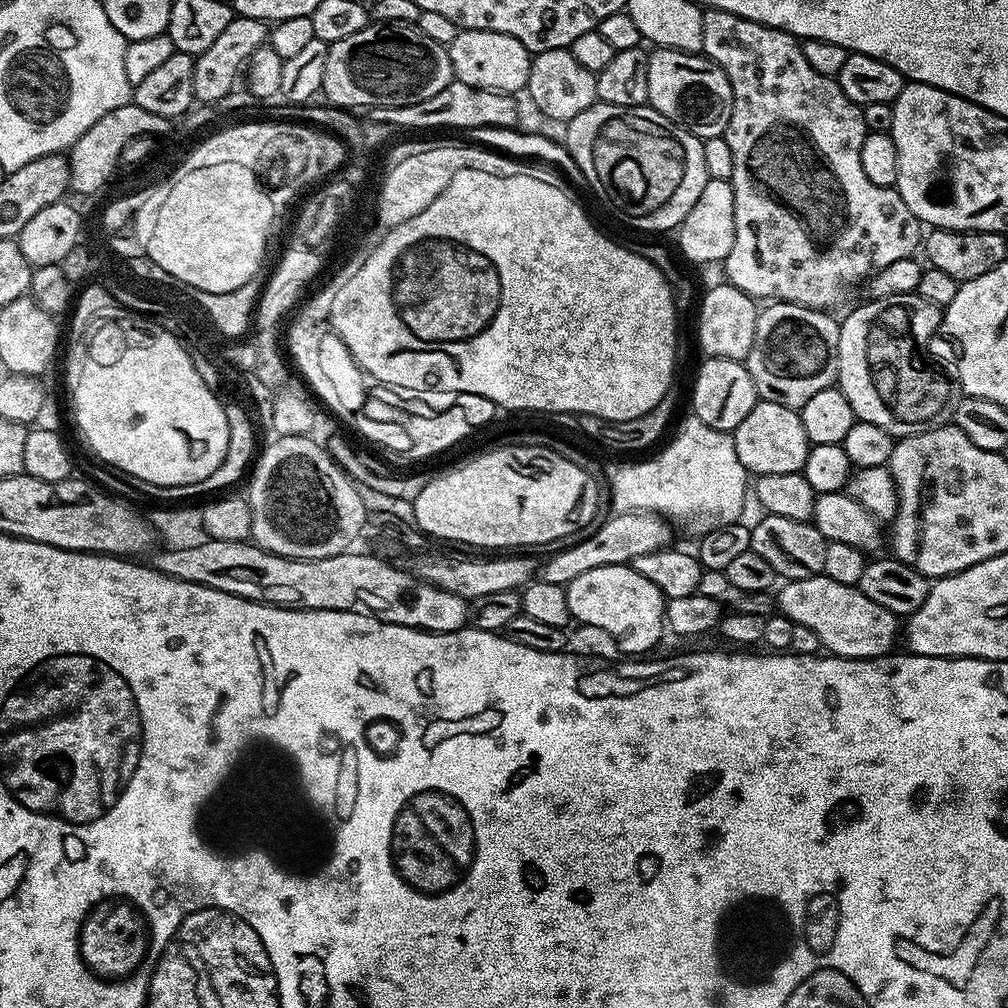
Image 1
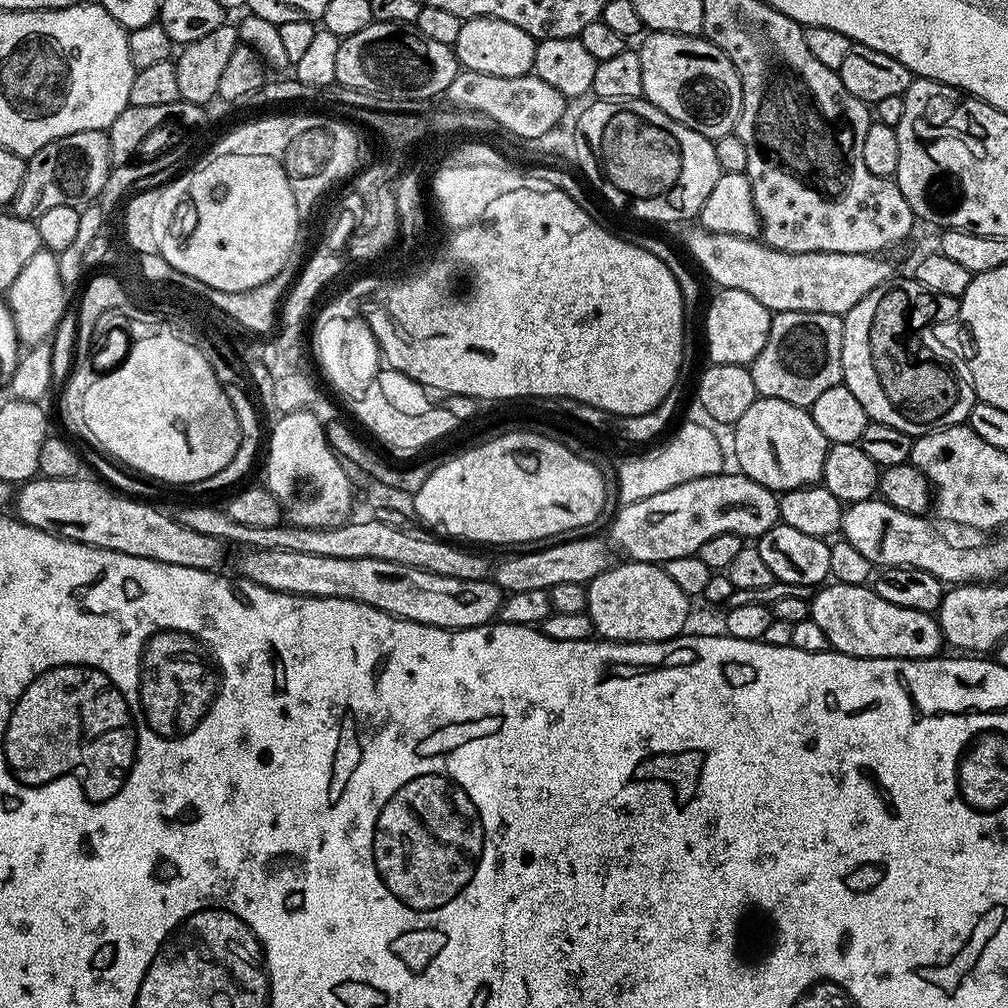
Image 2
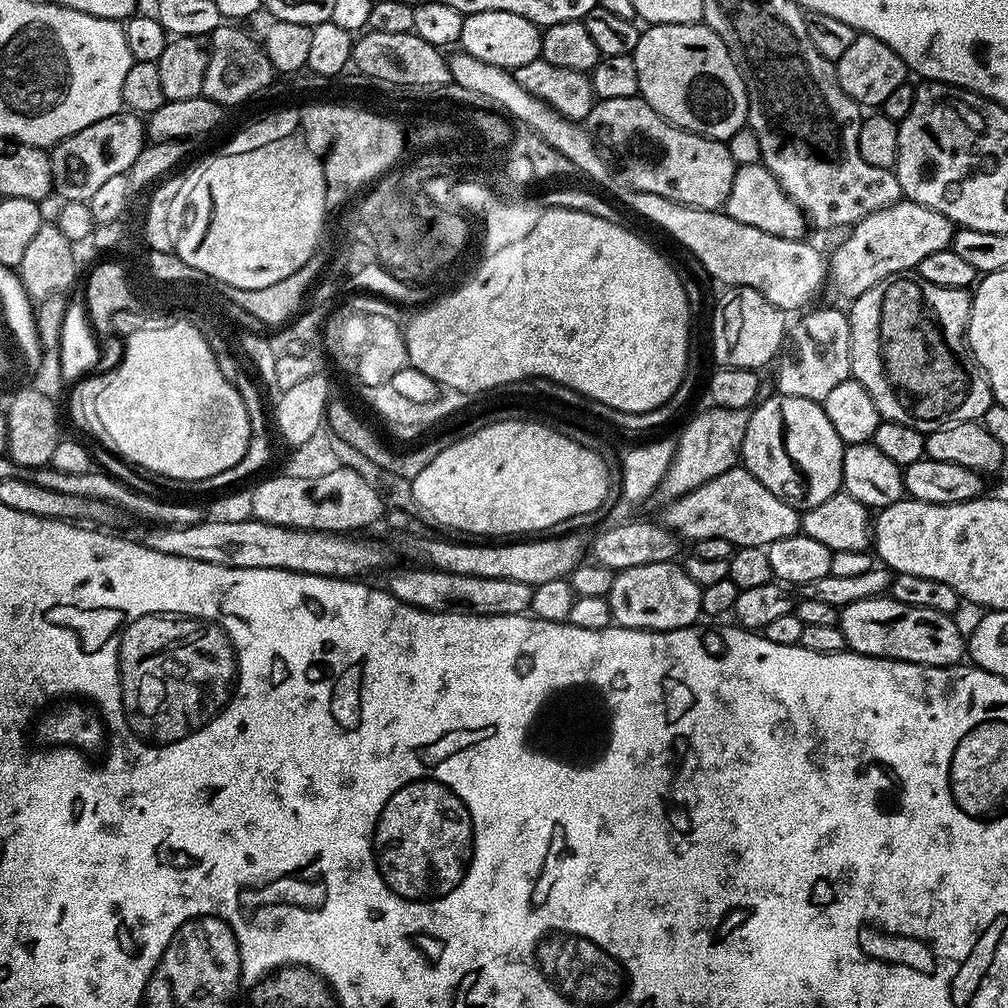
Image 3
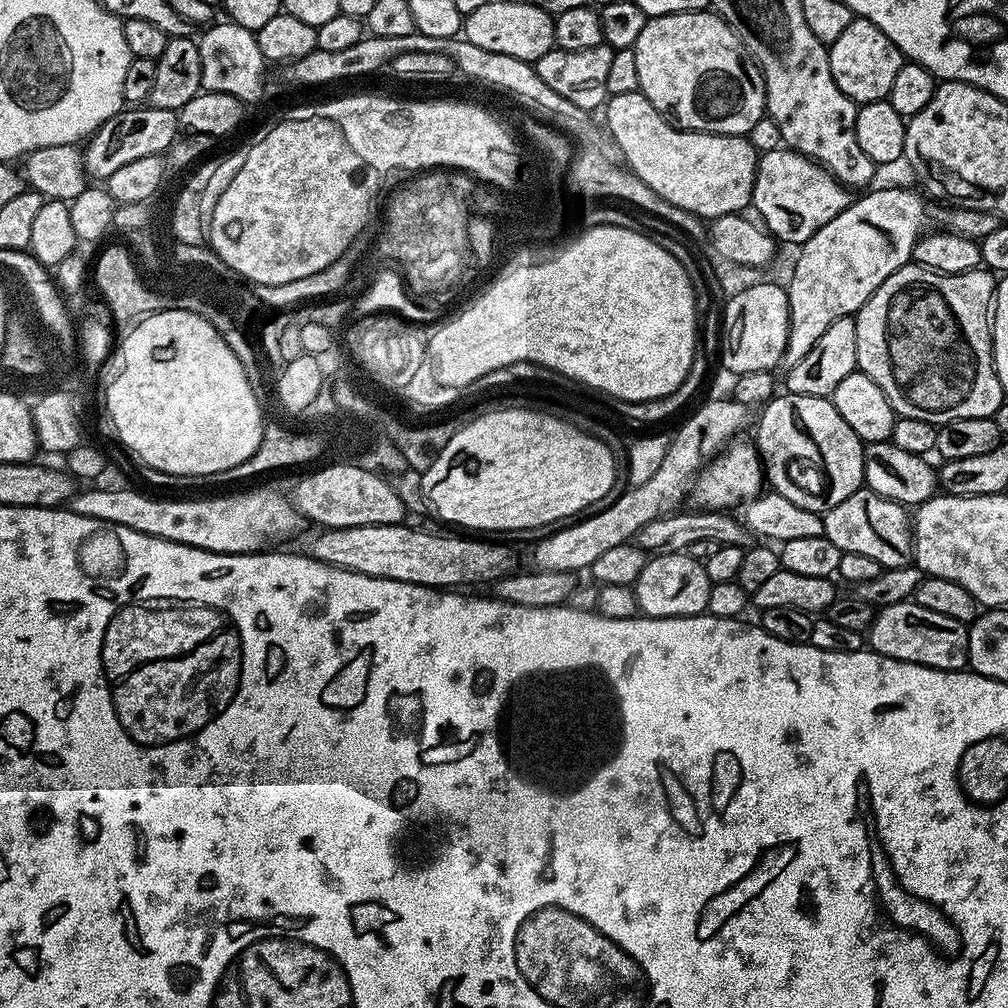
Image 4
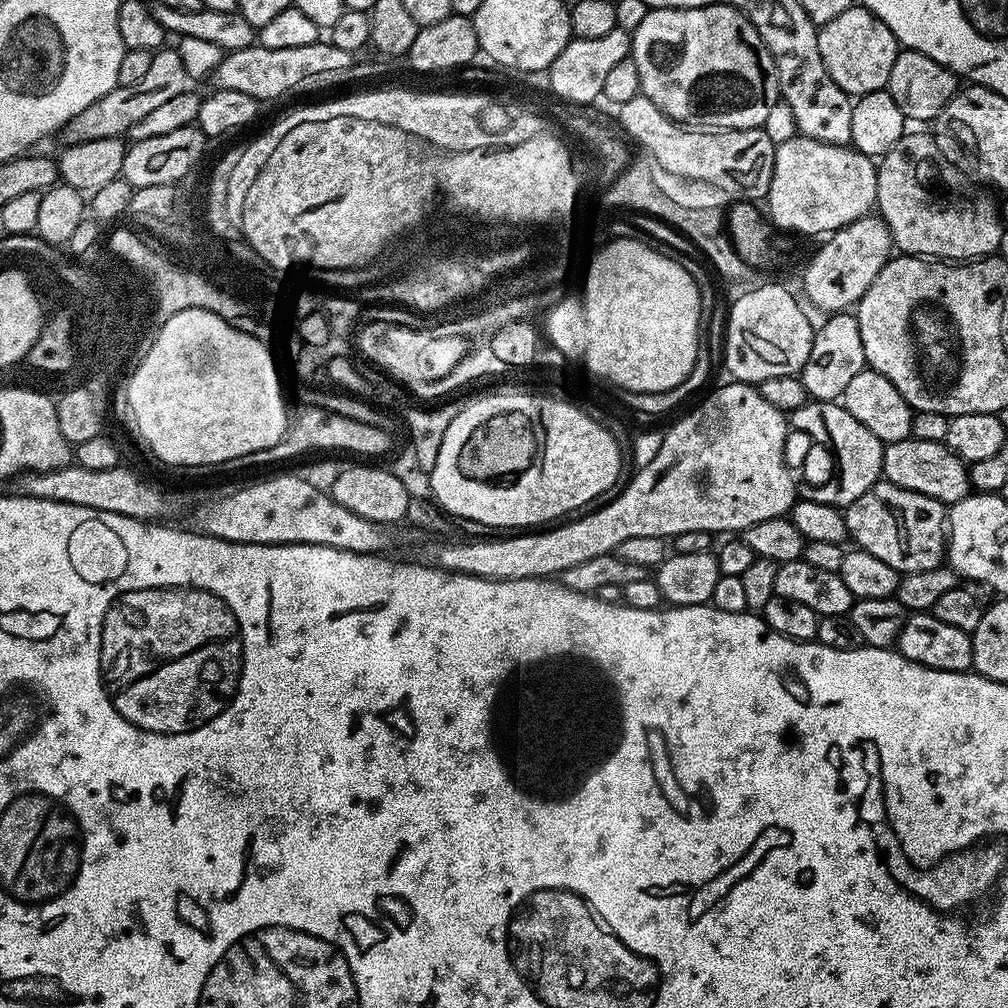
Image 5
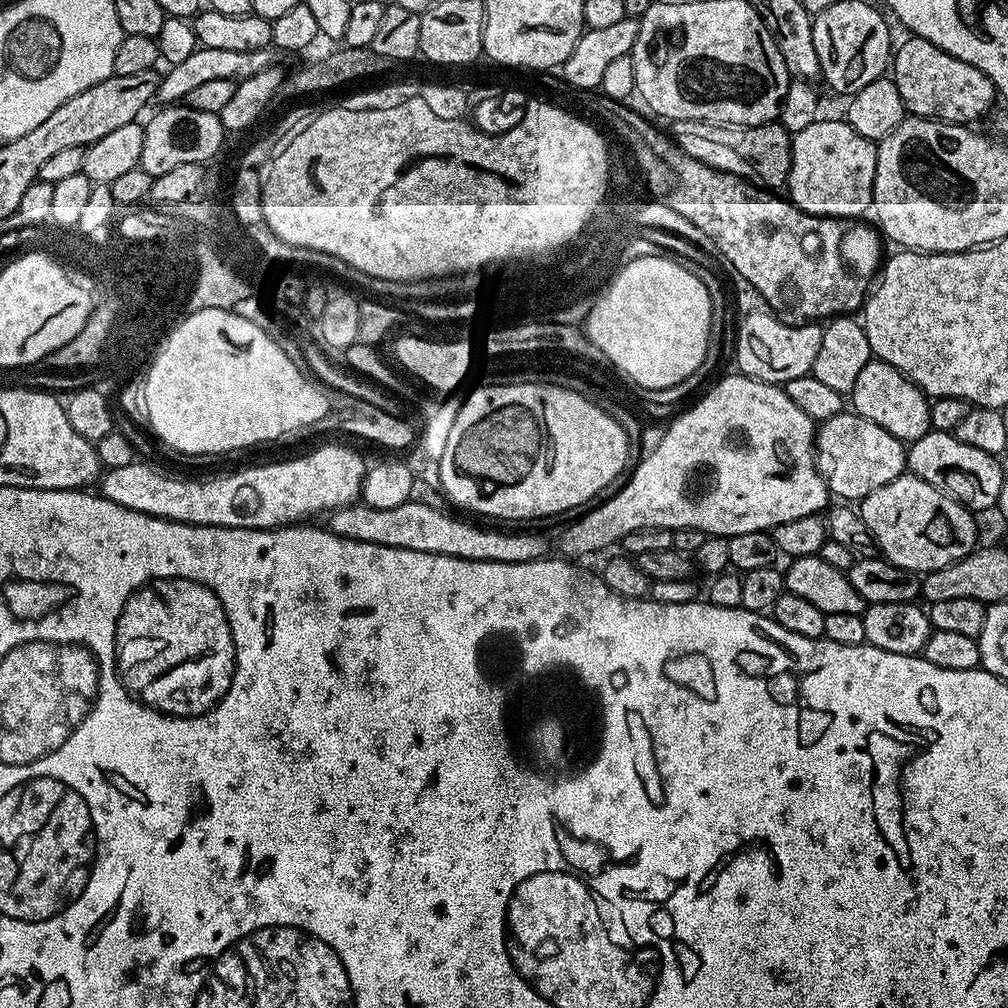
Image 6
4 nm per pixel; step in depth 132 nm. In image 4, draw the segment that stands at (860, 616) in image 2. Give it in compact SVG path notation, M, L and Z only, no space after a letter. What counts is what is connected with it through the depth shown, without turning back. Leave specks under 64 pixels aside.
M911 599L879 609L867 630L866 644L880 656L941 668L947 672L961 671L968 662L968 628L954 618L946 618L946 614L937 614L935 610L926 610L926 606L918 606Z

